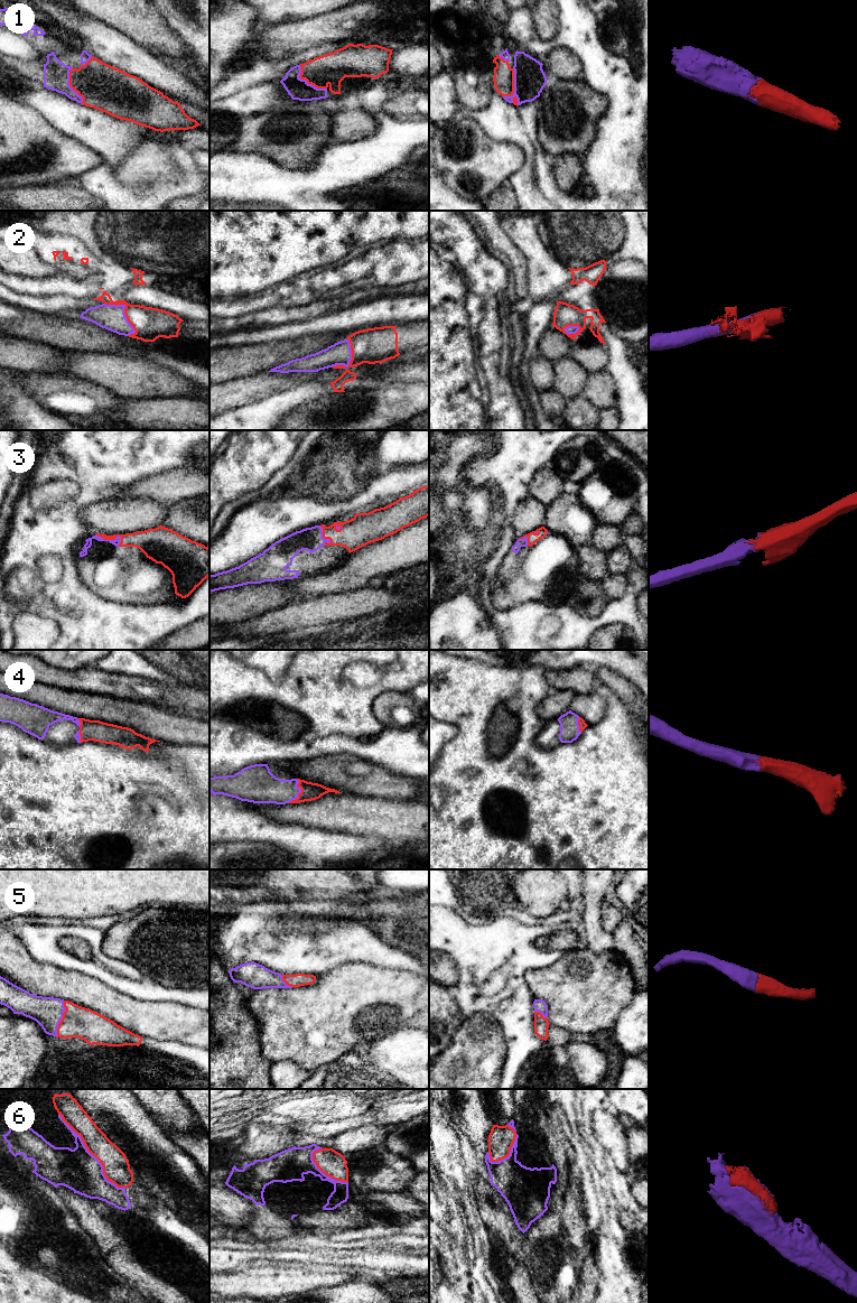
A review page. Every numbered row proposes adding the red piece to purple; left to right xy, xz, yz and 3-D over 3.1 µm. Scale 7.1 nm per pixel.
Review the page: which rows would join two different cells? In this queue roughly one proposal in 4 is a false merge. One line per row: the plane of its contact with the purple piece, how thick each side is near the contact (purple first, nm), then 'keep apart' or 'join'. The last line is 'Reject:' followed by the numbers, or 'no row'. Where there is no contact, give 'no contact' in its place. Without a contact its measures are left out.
1: yz | 220/150 nm | join
2: xy | 190/220 nm | join
3: xy | 50/140 nm | join
4: xz | 220/130 nm | join
5: xy | 220/220 nm | join
6: xy | 300/190 nm | join
Reject: no row

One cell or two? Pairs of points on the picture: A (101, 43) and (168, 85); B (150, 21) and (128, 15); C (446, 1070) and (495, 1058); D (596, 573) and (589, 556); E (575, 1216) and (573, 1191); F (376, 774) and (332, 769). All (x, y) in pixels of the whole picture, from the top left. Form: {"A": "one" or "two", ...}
{"A": "one", "B": "one", "C": "one", "D": "one", "E": "one", "F": "one"}

